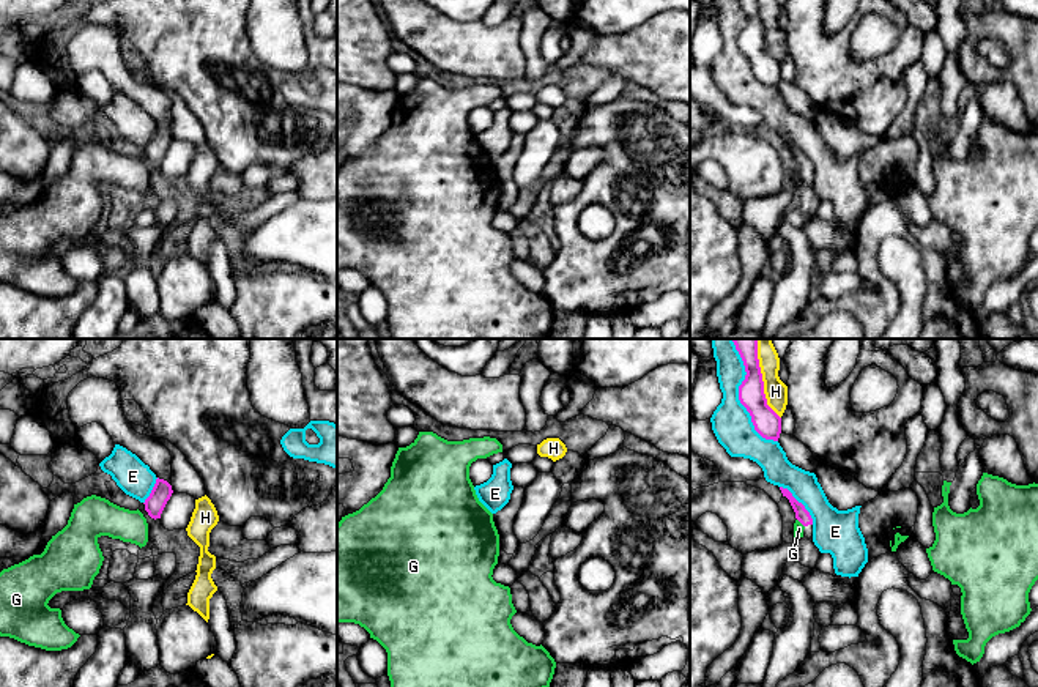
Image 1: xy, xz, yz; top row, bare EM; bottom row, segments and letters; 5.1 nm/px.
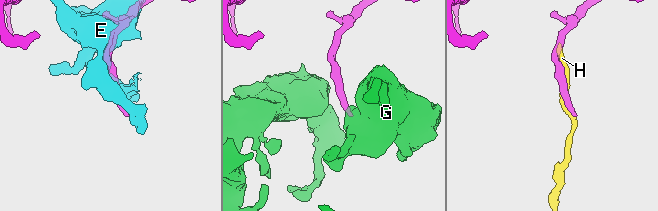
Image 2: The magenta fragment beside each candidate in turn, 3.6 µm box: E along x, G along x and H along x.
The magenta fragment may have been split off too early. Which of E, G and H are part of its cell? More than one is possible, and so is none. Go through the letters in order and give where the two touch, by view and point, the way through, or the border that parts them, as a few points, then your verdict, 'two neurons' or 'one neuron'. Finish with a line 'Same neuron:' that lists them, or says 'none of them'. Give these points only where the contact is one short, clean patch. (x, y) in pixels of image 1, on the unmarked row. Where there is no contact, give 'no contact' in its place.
E: meets magenta in yz at (741, 49); two neurons
G: meets magenta in yz at (800, 169); two neurons
H: meets magenta in yz at (763, 33); two neurons
Same neuron: none of them

